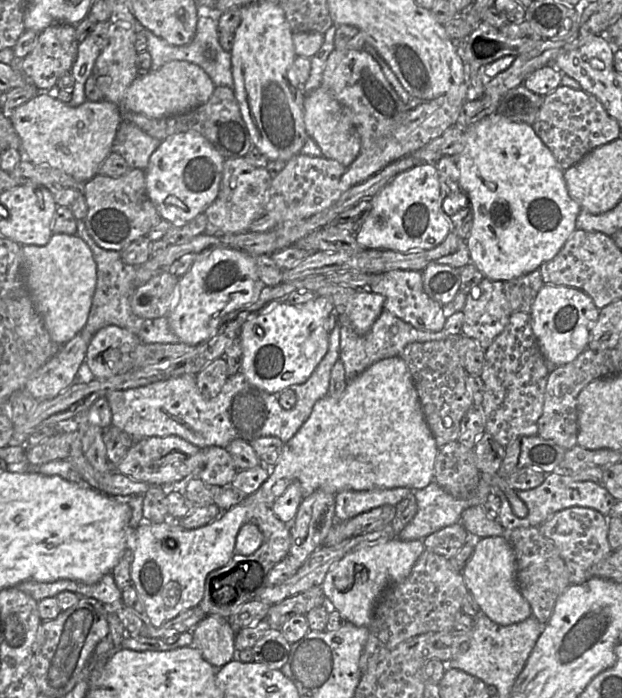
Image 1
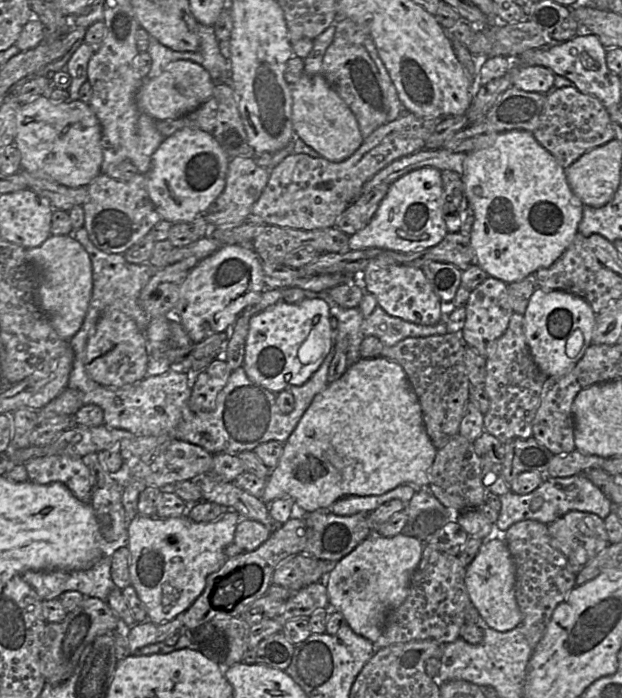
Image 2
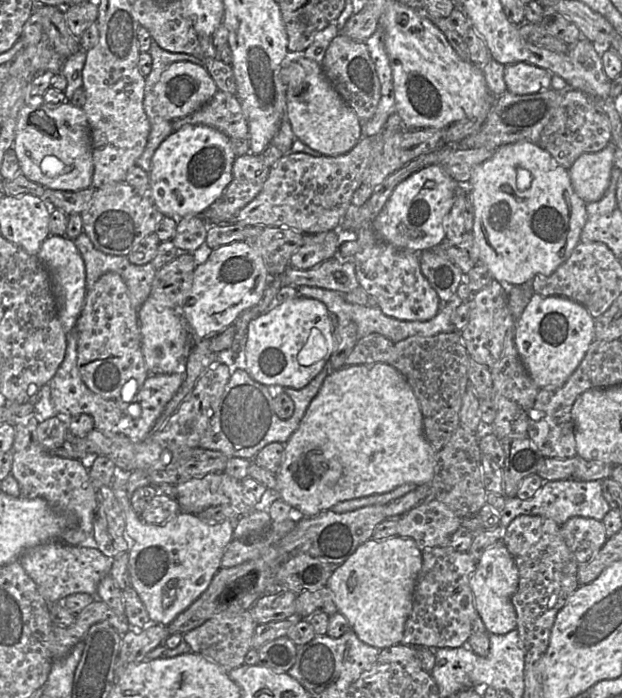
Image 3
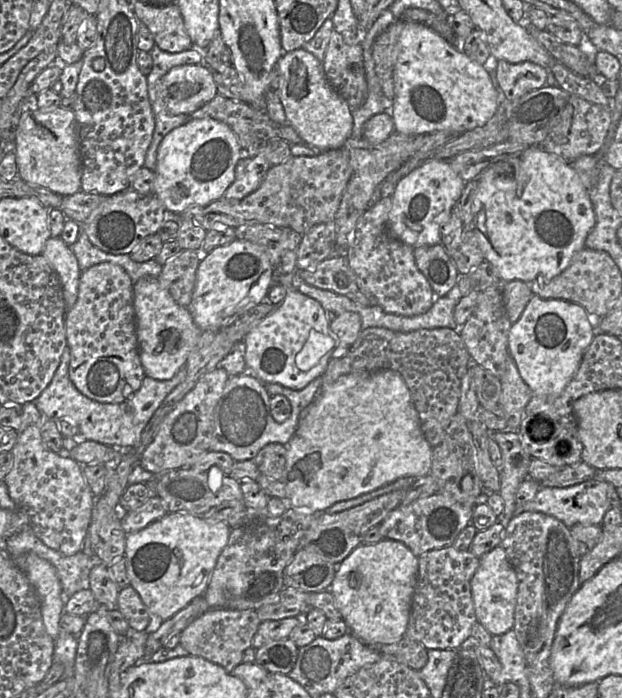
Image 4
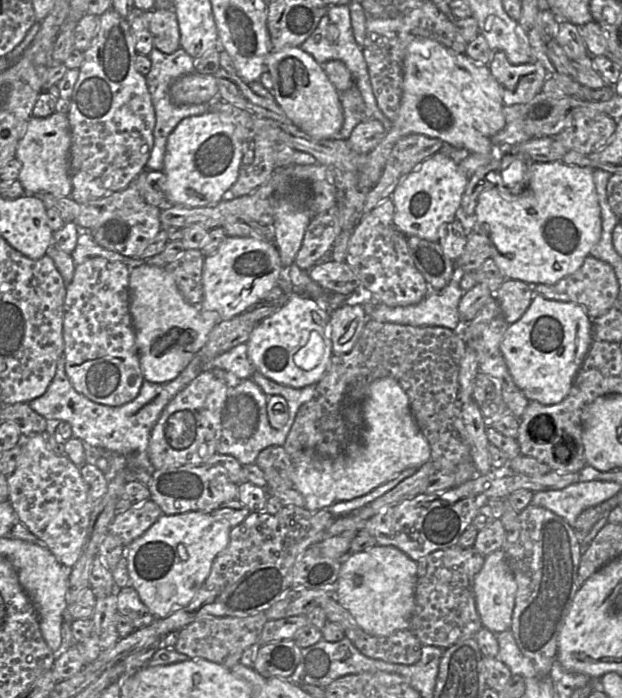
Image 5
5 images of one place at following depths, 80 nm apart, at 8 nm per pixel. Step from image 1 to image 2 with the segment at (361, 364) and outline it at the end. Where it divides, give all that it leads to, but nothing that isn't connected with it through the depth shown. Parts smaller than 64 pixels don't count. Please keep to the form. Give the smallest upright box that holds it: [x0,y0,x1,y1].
[302,289,448,367]

